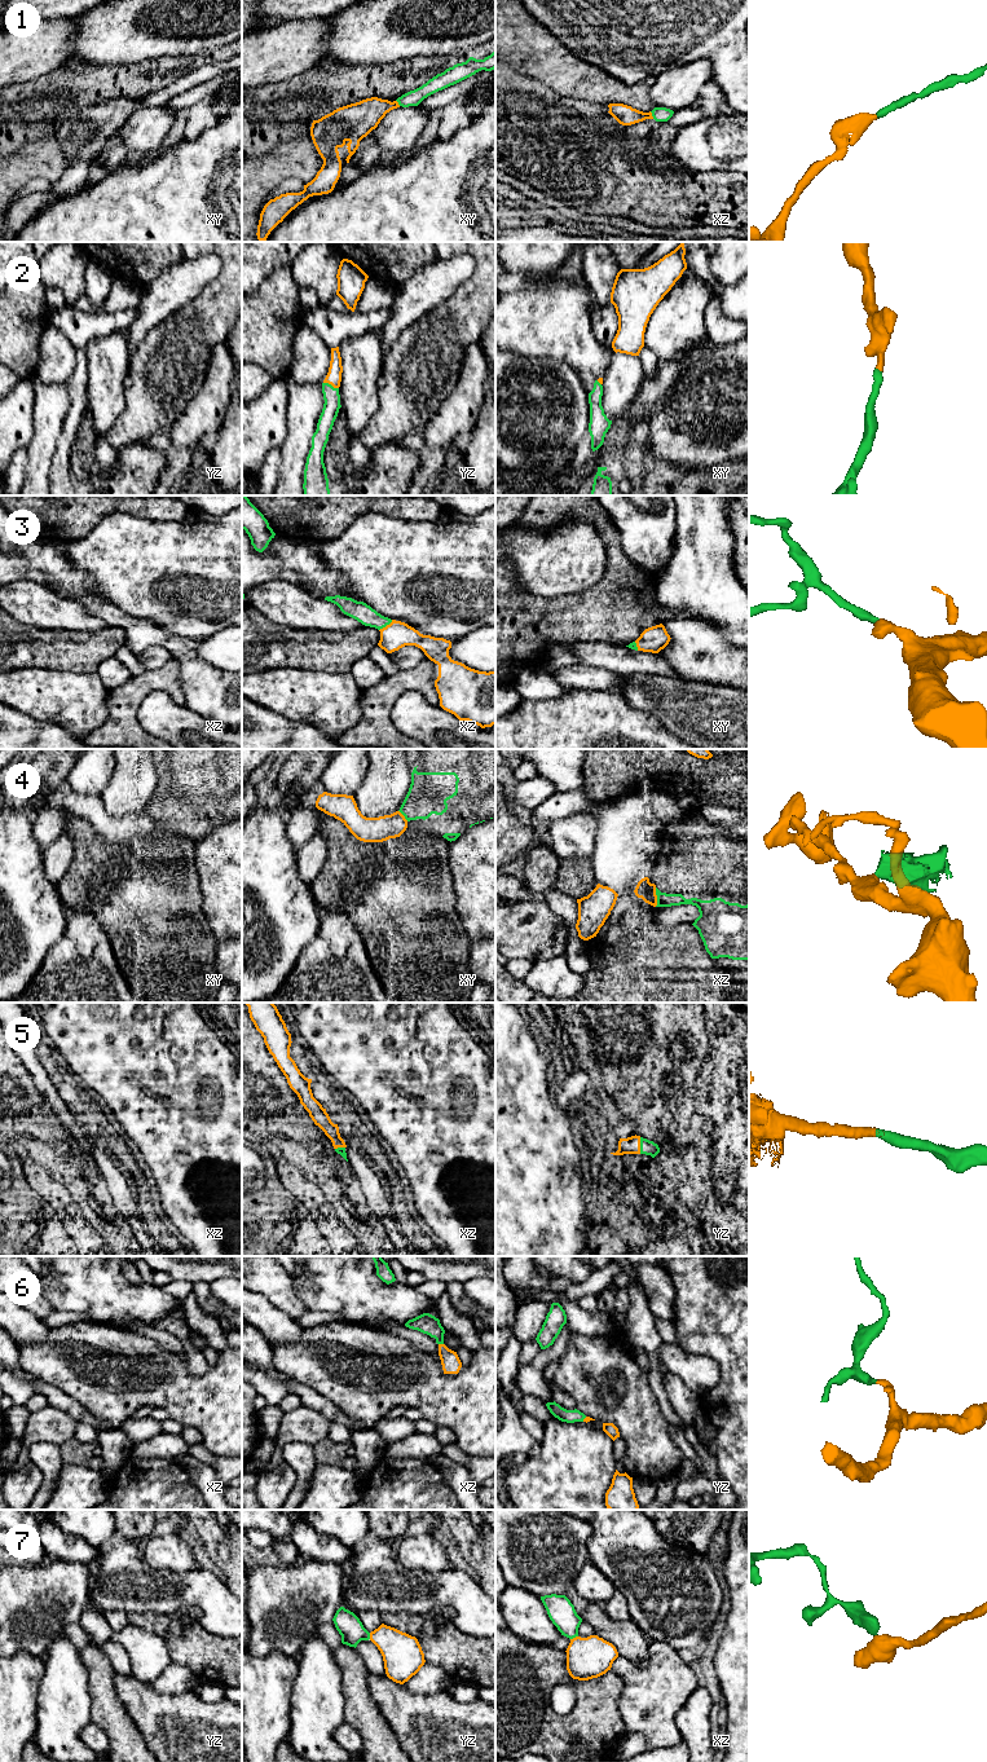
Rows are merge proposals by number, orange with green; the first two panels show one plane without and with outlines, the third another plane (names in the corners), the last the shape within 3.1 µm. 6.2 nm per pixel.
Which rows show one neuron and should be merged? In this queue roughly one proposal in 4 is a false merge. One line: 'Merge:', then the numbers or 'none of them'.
Merge: 1, 2, 3, 5, 6, 7

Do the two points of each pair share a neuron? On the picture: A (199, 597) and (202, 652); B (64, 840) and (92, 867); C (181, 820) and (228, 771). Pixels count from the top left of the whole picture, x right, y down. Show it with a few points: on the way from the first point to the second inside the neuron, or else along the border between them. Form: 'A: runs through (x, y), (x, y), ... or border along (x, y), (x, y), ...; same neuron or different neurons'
A: border along (228, 625), (198, 642); different neurons
B: border along (65, 832), (71, 841), (73, 862), (61, 877); different neurons
C: runs through (197, 816), (227, 787); same neuron

